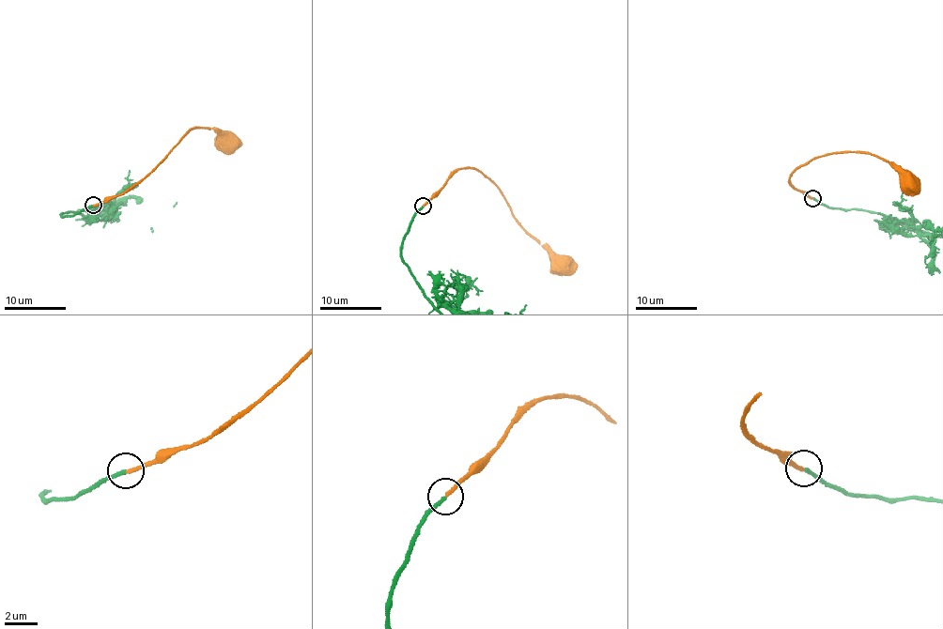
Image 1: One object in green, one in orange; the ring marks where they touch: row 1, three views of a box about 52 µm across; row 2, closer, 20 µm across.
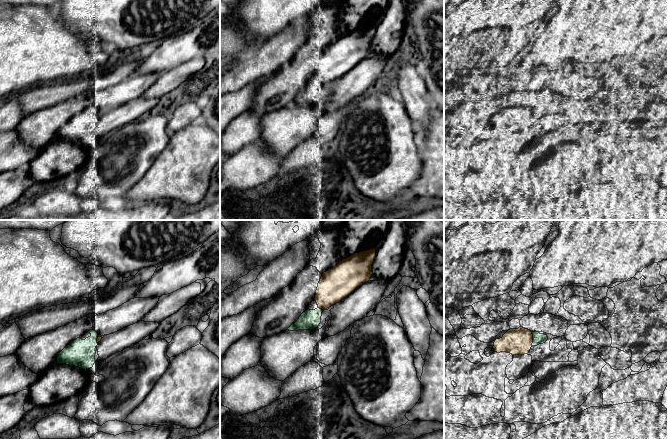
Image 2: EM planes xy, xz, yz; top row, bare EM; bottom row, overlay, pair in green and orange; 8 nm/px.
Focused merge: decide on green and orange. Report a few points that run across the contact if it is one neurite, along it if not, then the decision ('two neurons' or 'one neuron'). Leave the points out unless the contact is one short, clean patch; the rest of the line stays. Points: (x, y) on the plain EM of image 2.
one neuron

